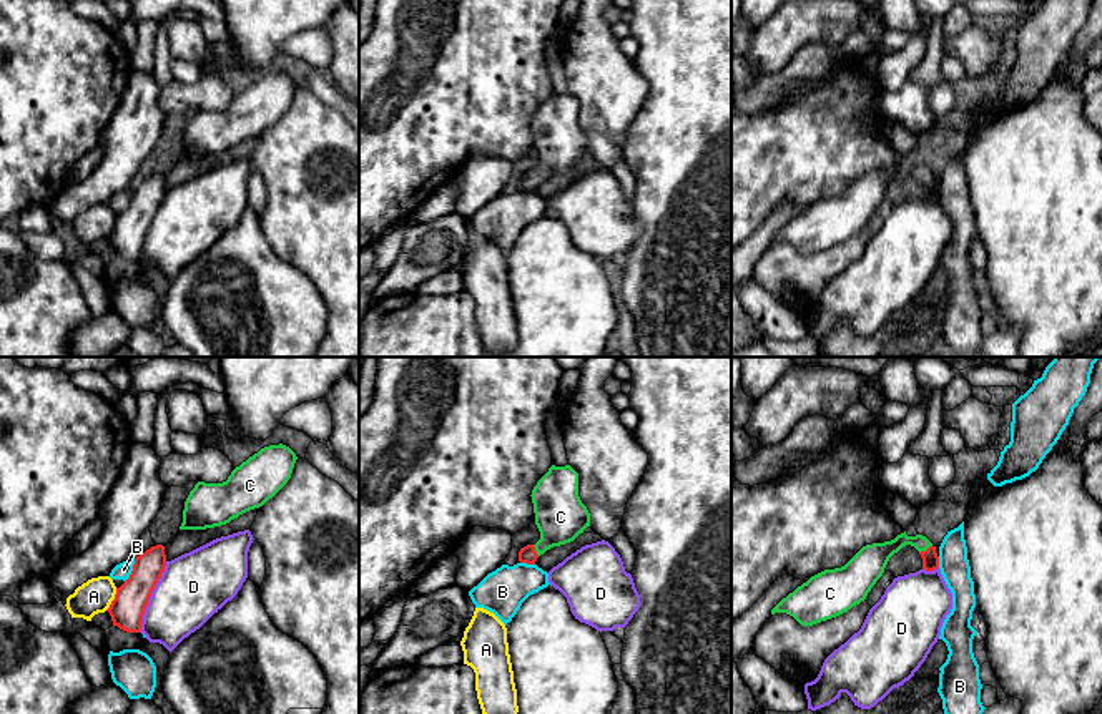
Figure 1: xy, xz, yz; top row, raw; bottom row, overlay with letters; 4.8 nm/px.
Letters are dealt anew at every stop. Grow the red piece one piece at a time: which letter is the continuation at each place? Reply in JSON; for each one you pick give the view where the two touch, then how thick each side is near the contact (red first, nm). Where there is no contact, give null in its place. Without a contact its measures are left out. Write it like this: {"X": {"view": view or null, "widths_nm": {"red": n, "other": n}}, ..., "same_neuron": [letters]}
{"C": {"view": "yz", "widths_nm": {"red": 80, "other": 120}}, "same_neuron": ["C"]}

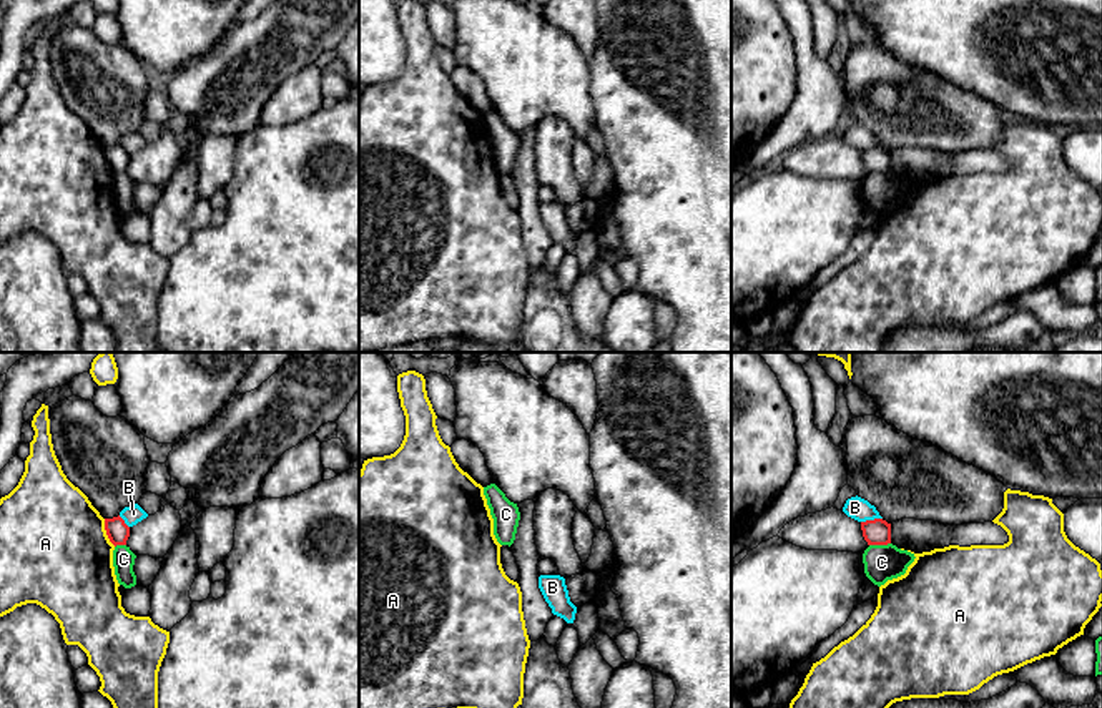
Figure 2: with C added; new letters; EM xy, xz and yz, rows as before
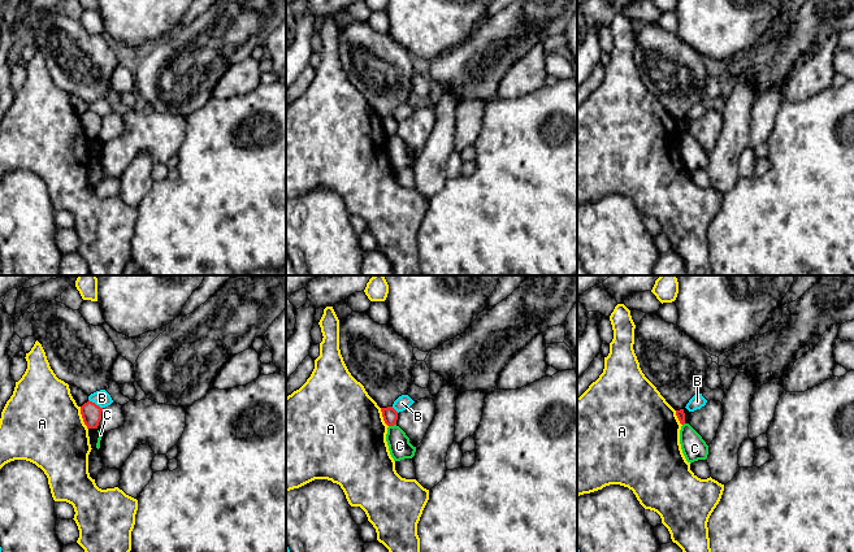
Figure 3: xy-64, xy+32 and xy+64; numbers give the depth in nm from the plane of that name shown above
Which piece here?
{"same_neuron": []}

